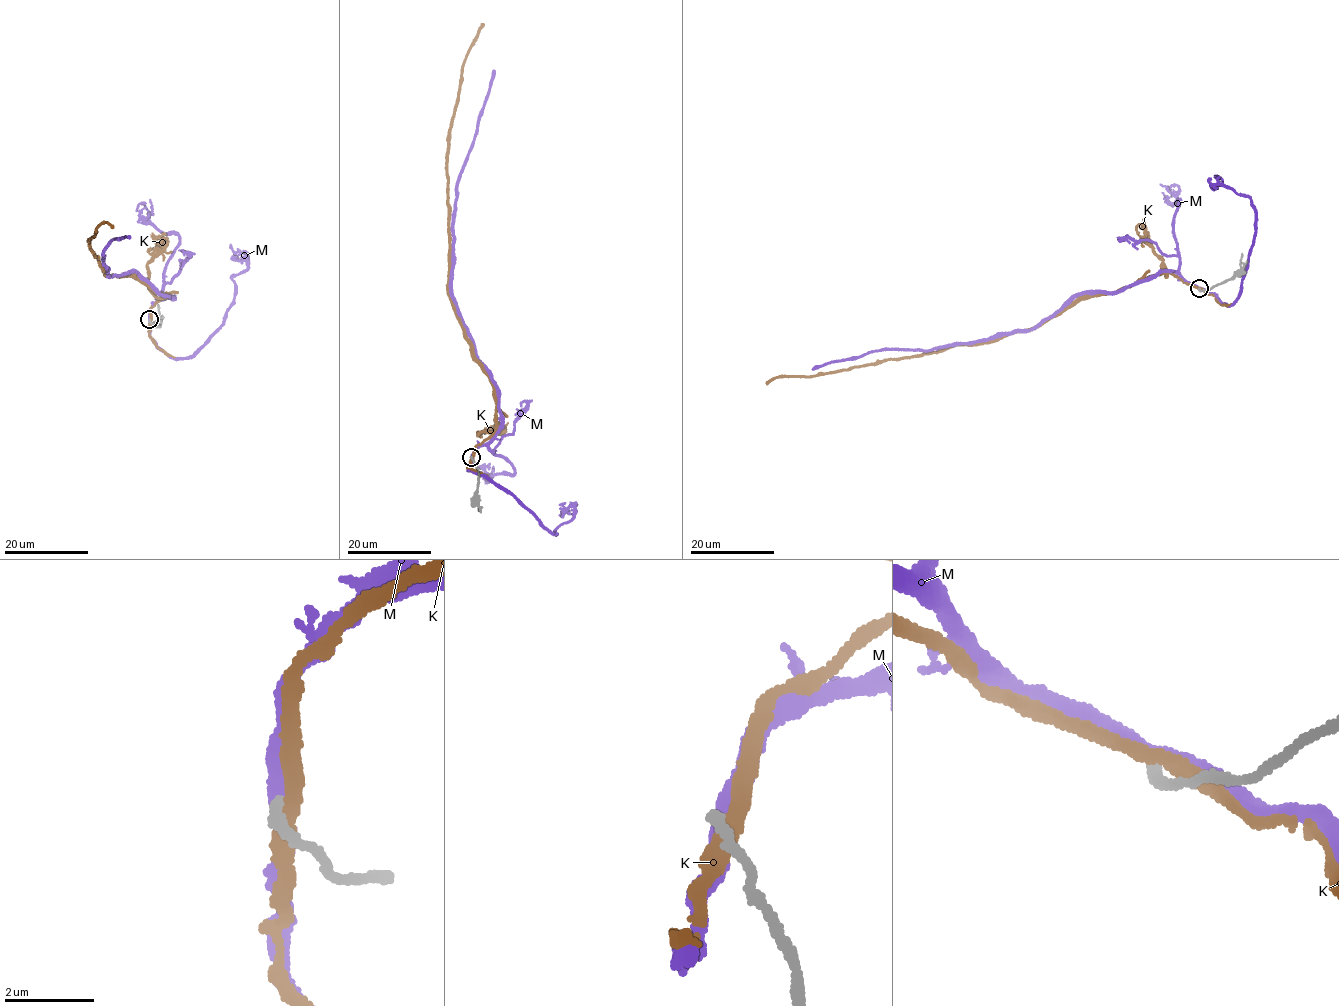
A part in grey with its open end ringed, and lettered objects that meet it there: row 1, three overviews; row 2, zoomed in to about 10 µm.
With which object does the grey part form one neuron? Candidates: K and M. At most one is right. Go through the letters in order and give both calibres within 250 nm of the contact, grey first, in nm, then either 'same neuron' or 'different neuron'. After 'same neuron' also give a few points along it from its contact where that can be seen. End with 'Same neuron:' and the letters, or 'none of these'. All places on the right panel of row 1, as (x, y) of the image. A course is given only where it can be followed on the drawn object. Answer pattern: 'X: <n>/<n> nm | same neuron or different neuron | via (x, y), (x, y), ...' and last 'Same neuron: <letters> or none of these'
K: 280/280 nm | different neuron
M: 280/360 nm | different neuron
Same neuron: none of these

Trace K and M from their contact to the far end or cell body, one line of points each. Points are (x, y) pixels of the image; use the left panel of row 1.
K: (150, 321), (150, 310), (167, 297), (166, 292), (134, 273), (106, 274), (87, 239), (101, 222), (112, 228)
M: (150, 319), (155, 304), (172, 296), (162, 294), (135, 269), (110, 276), (102, 257), (110, 240), (129, 237)

